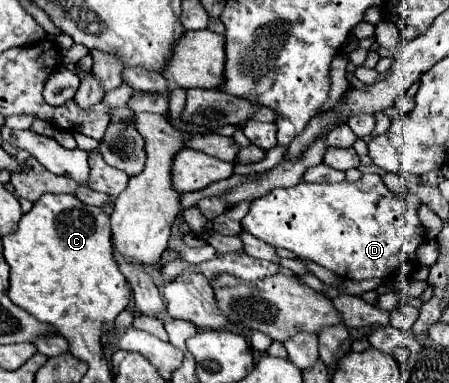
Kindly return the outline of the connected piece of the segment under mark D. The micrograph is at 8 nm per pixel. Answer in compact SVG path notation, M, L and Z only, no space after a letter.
M362 174L362 178L360 178L358 182L348 182L348 180L346 180L346 182L336 182L336 184L330 184L330 182L326 182L326 184L310 184L310 182L300 180L296 186L276 188L276 190L268 192L266 196L256 198L256 200L252 202L252 206L250 206L250 212L244 216L242 226L244 226L244 230L248 230L252 236L268 242L270 246L278 246L278 248L292 250L292 252L294 252L296 256L300 256L300 258L310 258L310 260L314 260L316 264L320 264L320 266L324 266L326 270L330 270L332 274L340 276L342 280L348 280L348 278L350 278L350 280L362 282L362 280L372 280L372 278L386 278L386 276L398 272L402 266L408 266L408 264L414 266L414 264L416 264L416 248L426 240L426 230L424 230L424 226L422 226L422 222L418 220L418 214L416 214L416 210L418 210L421 203L421 200L411 192L404 194L404 198L396 198L396 196L382 184L382 178L380 178L378 174Z

